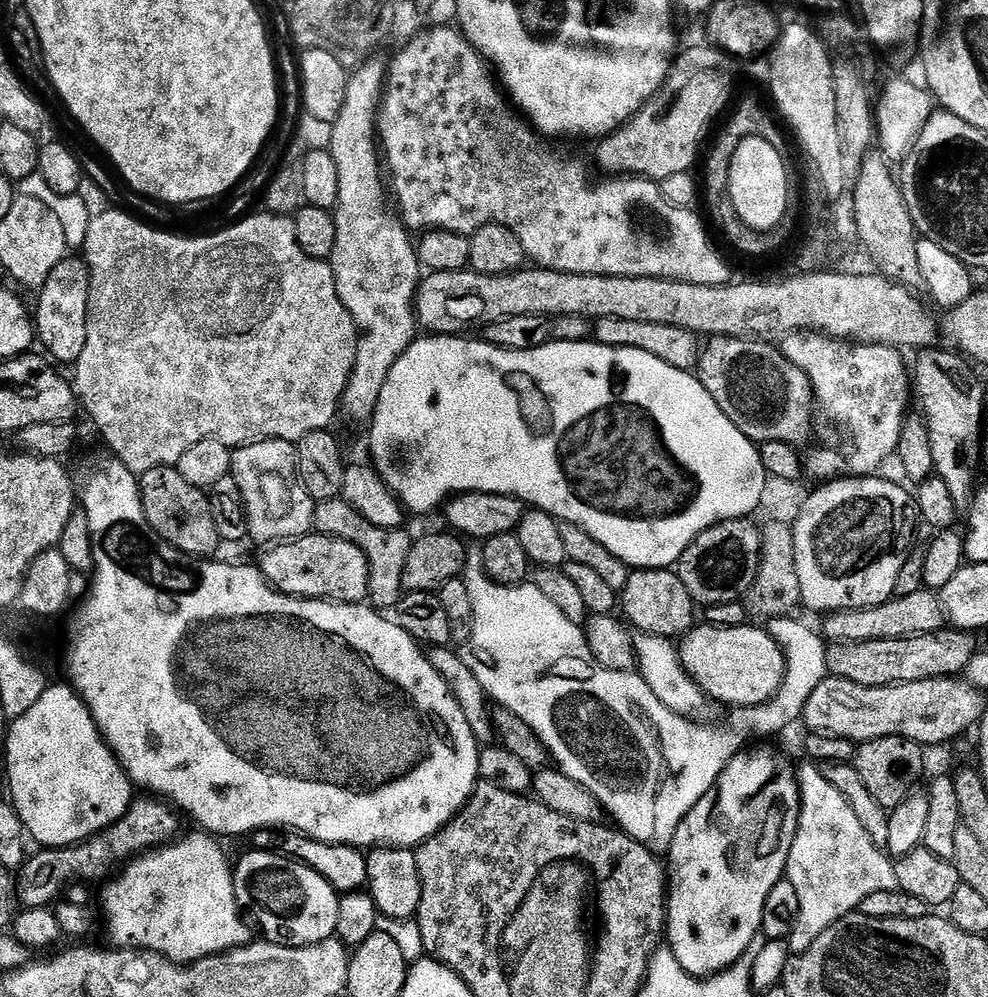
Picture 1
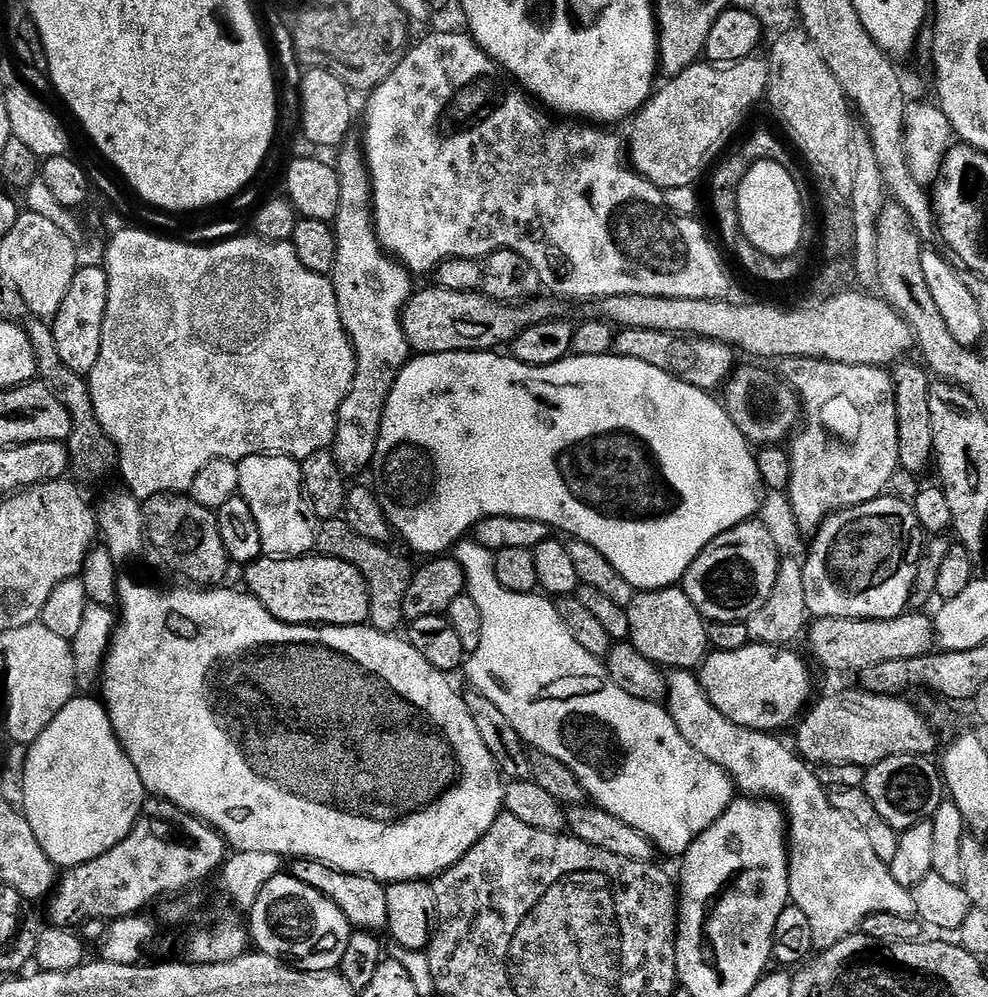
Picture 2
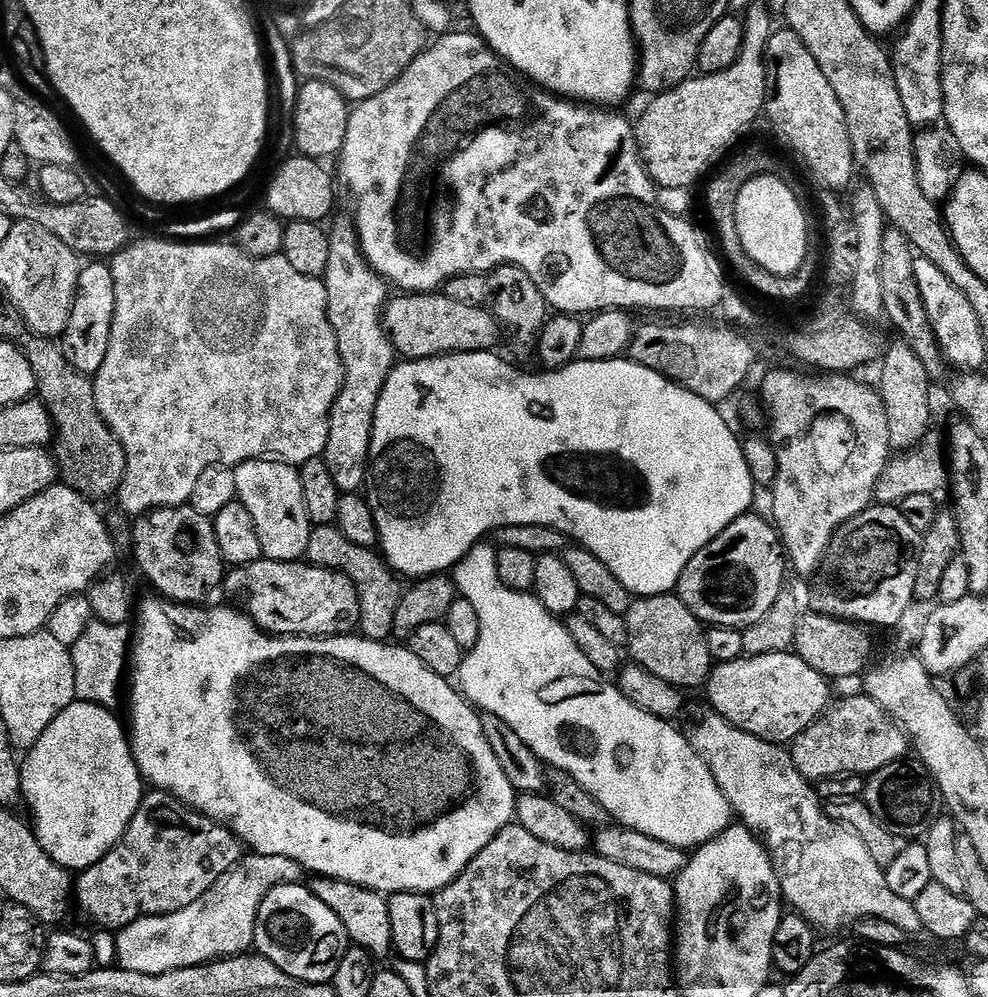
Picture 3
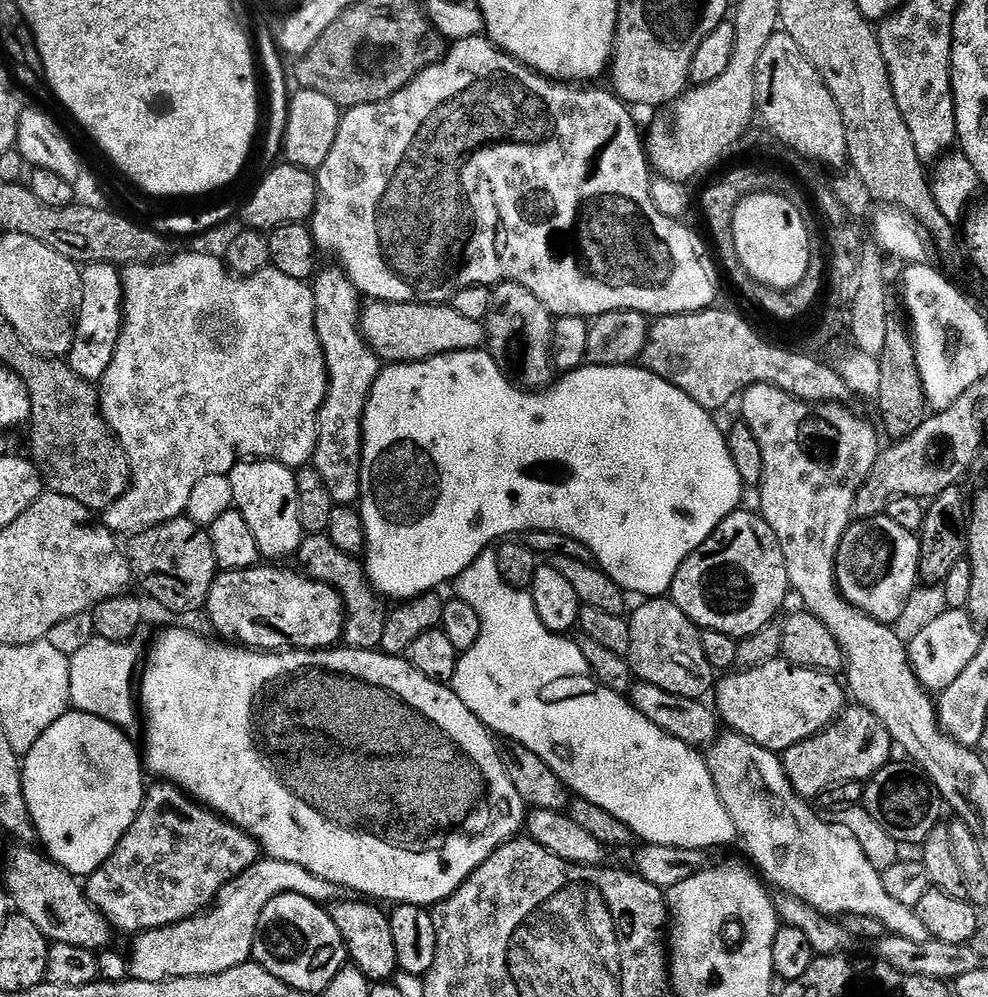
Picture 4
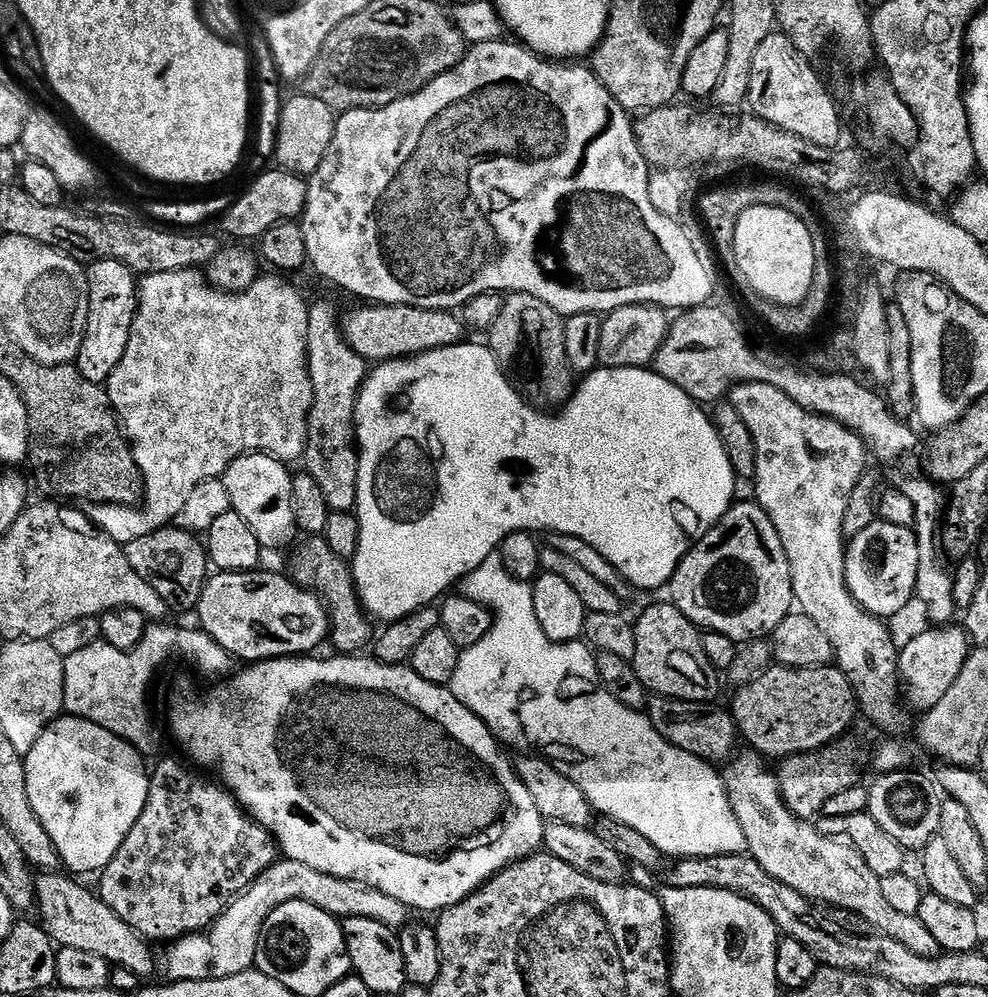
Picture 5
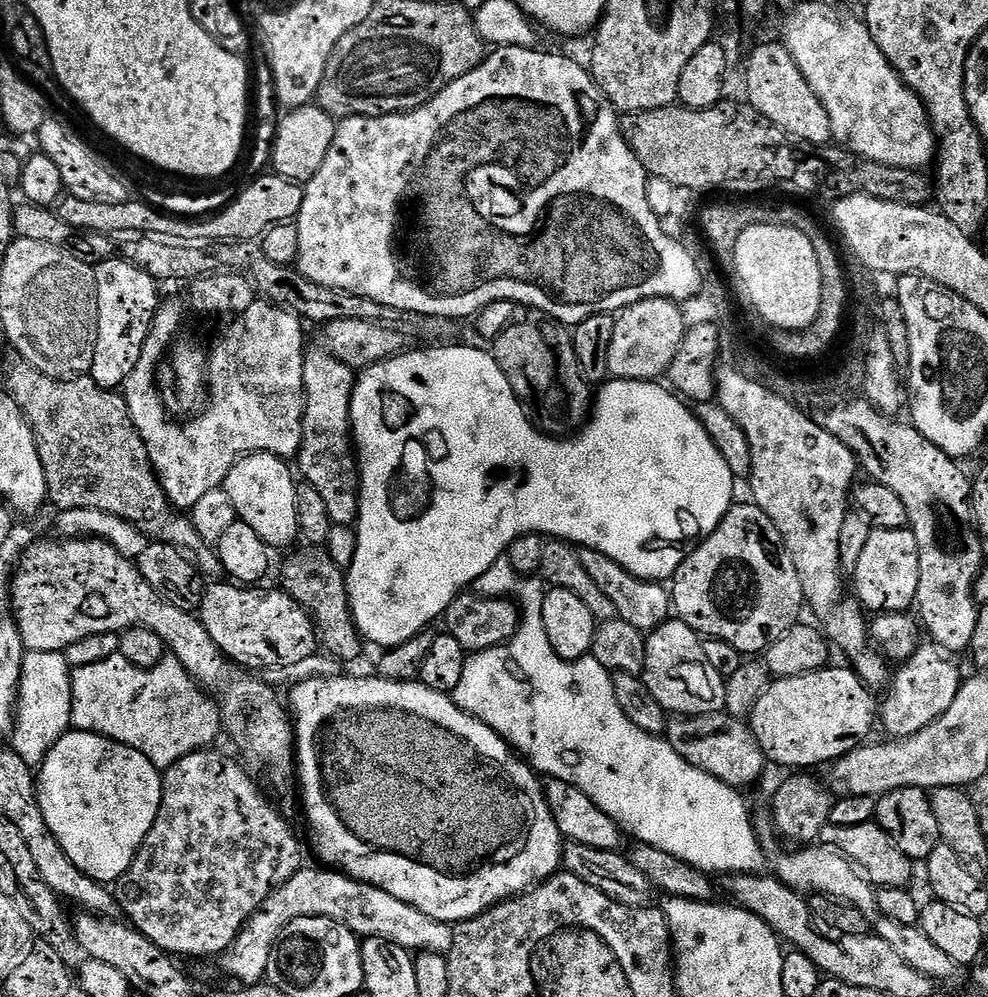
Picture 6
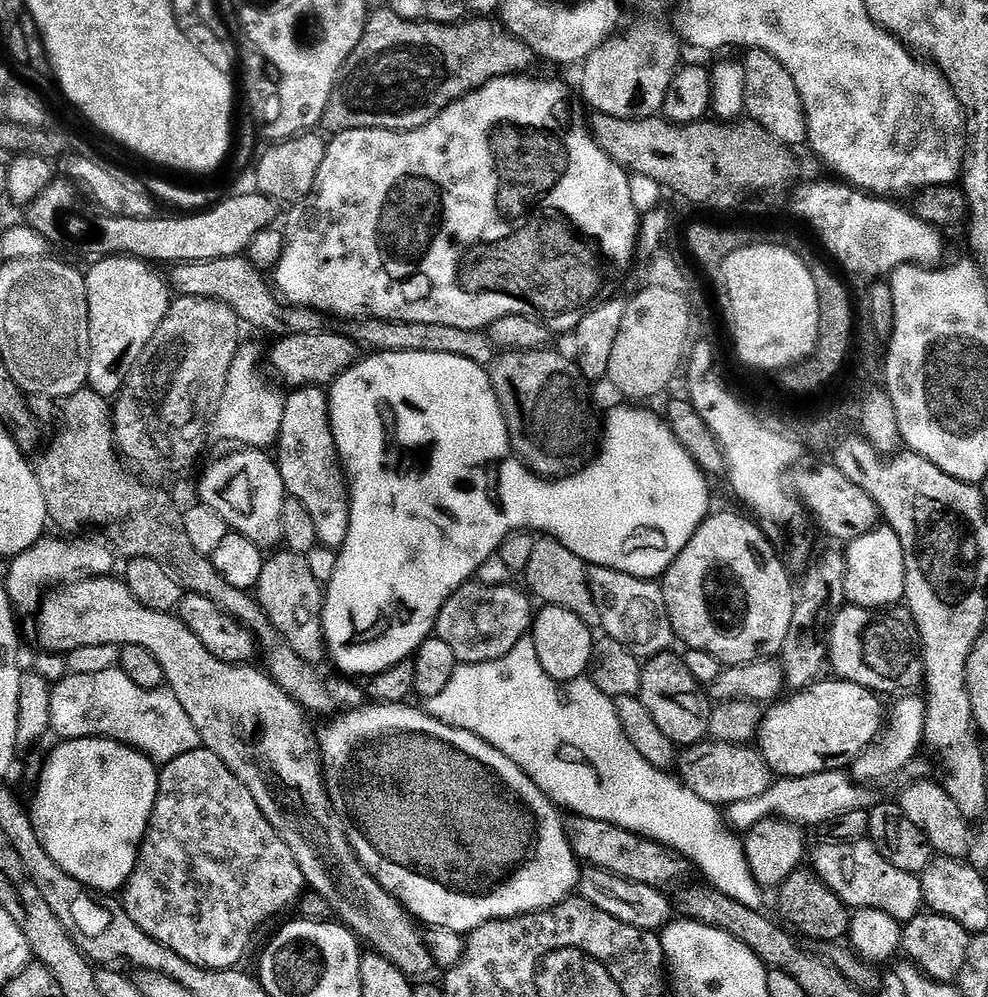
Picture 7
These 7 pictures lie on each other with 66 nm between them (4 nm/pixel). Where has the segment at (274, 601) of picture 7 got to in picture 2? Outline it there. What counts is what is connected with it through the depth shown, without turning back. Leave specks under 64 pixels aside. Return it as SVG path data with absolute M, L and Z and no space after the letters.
M328 518L319 525L316 535L319 551L326 556L333 556L342 562L350 562L364 575L368 584L370 599L370 624L380 632L395 633L400 623L405 623L403 614L403 599L410 588L414 568L400 556L395 556L388 546L376 543L370 538L364 538L352 529L344 518Z

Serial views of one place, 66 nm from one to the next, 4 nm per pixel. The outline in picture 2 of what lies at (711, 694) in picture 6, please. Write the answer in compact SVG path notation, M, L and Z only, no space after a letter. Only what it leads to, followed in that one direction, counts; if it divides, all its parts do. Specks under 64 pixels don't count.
M683 587L640 590L627 605L630 643L648 660L664 670L699 669L710 652L706 621L696 611Z

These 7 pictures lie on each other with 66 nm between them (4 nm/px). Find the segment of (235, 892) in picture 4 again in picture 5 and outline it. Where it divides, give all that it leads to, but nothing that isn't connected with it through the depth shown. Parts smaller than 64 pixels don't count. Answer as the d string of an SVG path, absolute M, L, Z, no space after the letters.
M287 858L277 861L260 876L249 889L248 898L260 904L261 910L265 913L250 908L236 912L234 910L231 914L221 916L213 924L209 934L184 936L168 948L171 949L166 958L166 966L169 974L167 977L171 981L221 980L251 971L257 965L255 962L259 954L261 956L266 942L269 913L287 901L310 902L311 905L316 905L342 920L368 917L395 928L402 928L410 916L410 910L404 903L382 894L381 891L374 890L364 883L354 882L352 879L340 879L322 874L321 871L314 870L305 863Z

